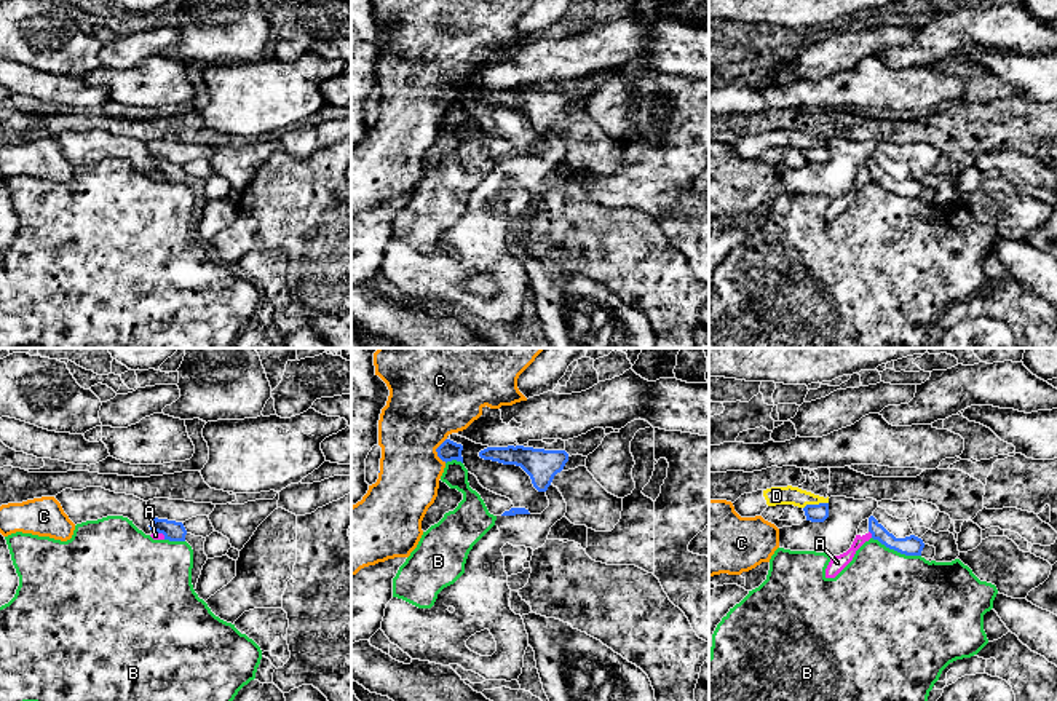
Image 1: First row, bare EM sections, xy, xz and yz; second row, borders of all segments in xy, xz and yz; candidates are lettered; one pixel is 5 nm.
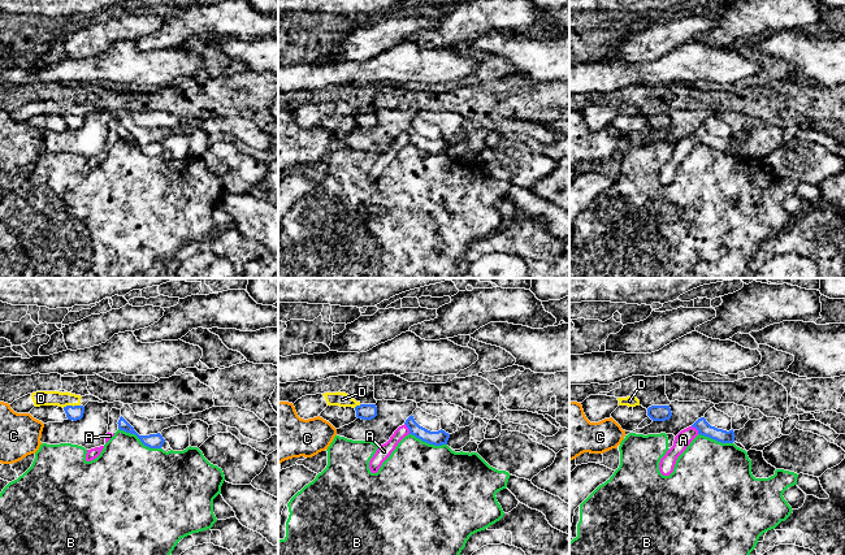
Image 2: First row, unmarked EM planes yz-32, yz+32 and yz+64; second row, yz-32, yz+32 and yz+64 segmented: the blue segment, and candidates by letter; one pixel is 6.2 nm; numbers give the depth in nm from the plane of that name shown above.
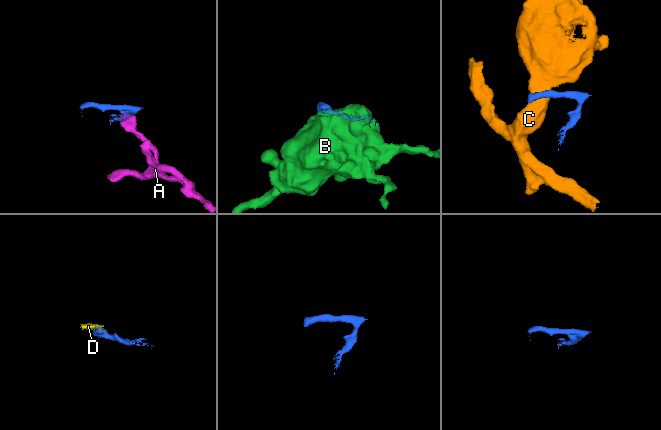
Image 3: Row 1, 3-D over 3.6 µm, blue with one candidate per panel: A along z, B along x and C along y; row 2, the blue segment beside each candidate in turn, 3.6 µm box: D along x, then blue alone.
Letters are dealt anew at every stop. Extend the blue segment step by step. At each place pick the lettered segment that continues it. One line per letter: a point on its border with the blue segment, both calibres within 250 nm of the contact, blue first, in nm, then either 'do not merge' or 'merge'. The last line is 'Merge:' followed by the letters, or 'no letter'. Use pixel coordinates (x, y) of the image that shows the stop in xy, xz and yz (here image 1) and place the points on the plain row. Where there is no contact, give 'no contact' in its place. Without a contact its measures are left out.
A: yz (870, 174) | 100/80 nm | do not merge
B: yz (896, 192) | 100/480 nm | do not merge
C: xz (436, 93) | 100/400 nm | do not merge
D: yz (815, 147) | 100/100 nm | do not merge
Merge: no letter

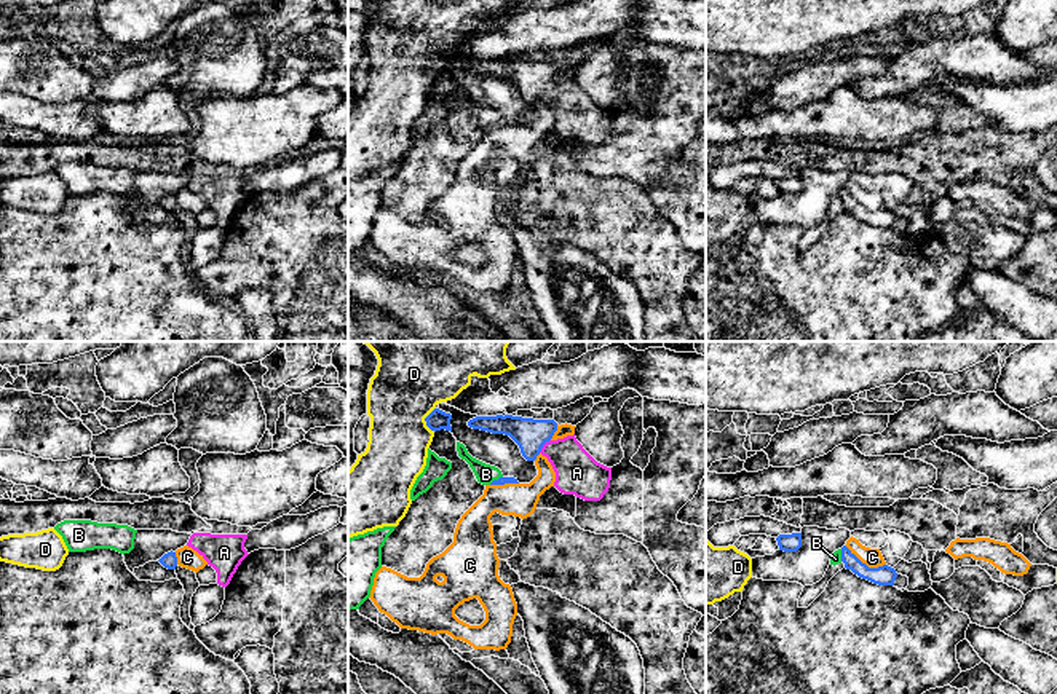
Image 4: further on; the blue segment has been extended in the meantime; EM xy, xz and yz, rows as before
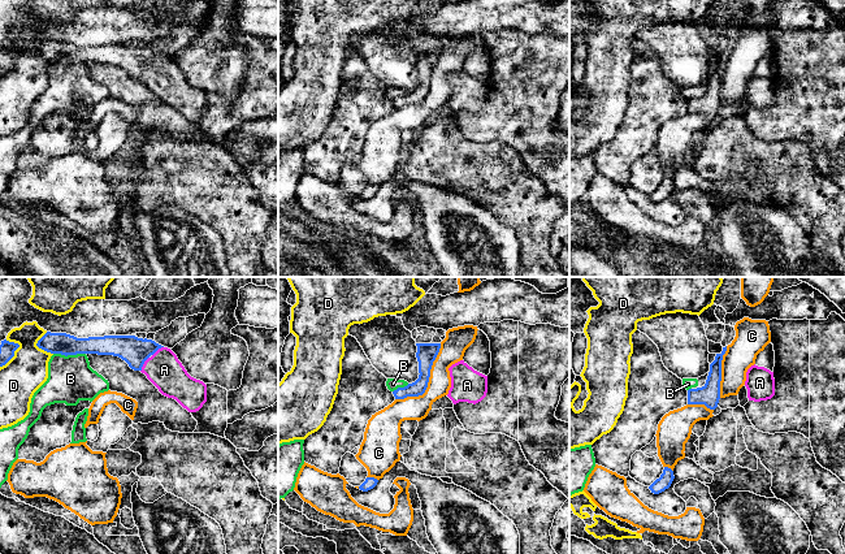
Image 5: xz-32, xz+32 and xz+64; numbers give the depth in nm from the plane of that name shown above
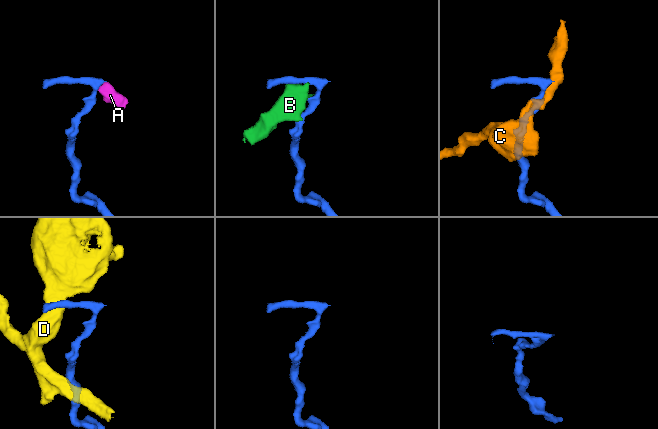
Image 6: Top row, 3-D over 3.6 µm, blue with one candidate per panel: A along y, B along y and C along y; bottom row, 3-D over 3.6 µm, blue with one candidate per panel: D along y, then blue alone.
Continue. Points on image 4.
A: xz (543, 86) | 160/220 nm | merge
B: xz (495, 123) | 50/100 nm | do not merge
C: yz (864, 206) | 100/100 nm | do not merge
D: xz (425, 63) | 100/340 nm | do not merge
Merge: A

